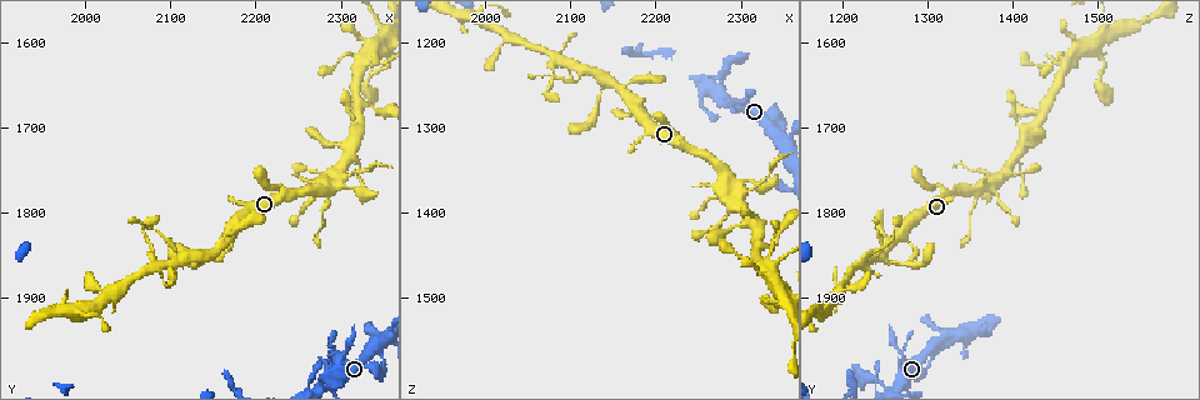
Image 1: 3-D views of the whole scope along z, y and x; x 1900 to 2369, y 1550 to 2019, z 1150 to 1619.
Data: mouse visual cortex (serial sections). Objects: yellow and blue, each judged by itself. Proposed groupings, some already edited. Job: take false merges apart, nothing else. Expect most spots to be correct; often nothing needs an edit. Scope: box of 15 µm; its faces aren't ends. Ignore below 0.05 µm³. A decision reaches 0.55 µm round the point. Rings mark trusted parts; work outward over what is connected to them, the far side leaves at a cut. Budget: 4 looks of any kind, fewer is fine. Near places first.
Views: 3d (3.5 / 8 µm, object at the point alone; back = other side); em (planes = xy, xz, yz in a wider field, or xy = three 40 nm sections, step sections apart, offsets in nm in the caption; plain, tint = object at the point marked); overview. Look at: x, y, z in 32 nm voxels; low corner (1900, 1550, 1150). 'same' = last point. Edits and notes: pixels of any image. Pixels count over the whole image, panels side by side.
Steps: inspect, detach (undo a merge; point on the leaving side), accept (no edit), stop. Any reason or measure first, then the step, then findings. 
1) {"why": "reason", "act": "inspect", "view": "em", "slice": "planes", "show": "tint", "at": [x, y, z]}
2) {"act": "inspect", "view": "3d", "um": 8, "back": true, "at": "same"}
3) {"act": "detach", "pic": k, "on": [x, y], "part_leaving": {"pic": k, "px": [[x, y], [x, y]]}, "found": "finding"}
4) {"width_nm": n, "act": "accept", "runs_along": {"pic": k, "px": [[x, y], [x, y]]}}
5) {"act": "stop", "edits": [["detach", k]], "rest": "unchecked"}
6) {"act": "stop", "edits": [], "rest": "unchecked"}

{"why": "looks like a crossing", "act": "inspect", "view": "3d", "um": 8, "at": [2330, 1625, 1465]}

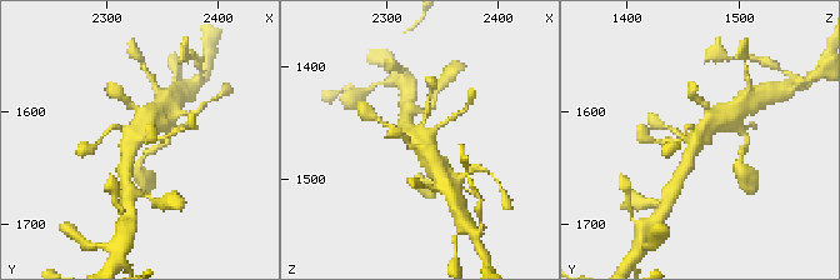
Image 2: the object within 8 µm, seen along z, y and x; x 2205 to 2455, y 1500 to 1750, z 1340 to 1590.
{"act": "inspect", "view": "em", "slice": "xy", "step": 5, "show": "tint", "at": [2326, 1626, 1462]}

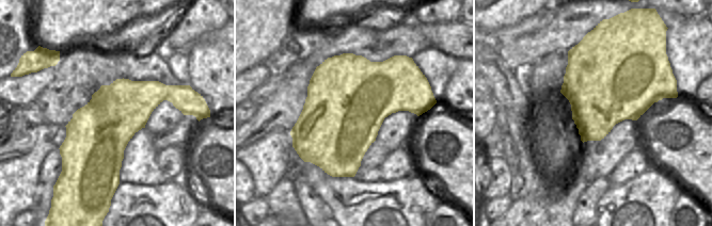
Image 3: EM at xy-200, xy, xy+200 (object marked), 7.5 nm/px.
{"act": "accept", "runs_along": {"pic": 2, "px": [[683, 170], [698, 136], [719, 116]]}, "found": "all the same cell"}

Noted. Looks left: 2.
{"why": "arms part here", "act": "inspect", "view": "3d", "um": 3.5, "at": [2090, 1860, 1220]}

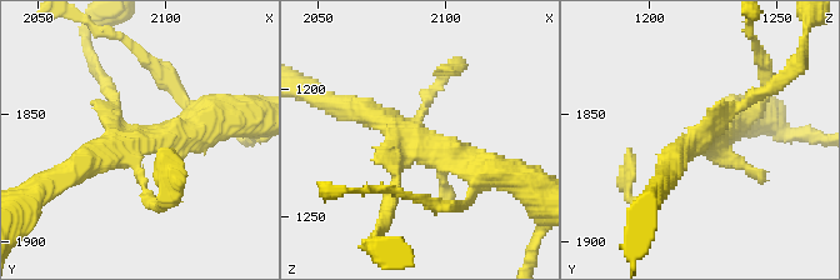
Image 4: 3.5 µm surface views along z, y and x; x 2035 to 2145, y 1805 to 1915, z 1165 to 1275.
{"act": "inspect", "view": "em", "slice": "xy", "step": 3, "show": "tint", "at": [2090, 1859, 1220]}

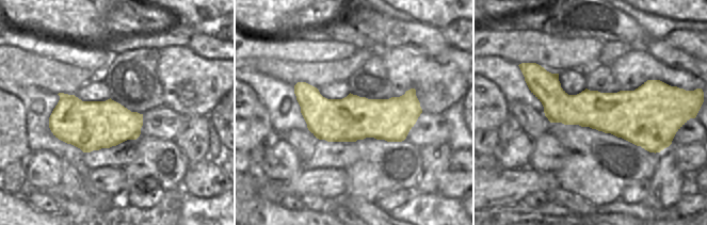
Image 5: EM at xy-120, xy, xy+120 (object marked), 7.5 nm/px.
{"act": "accept", "found": "one cell here"}

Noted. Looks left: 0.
{"act": "stop", "edits": [], "rest": "unchecked"}

